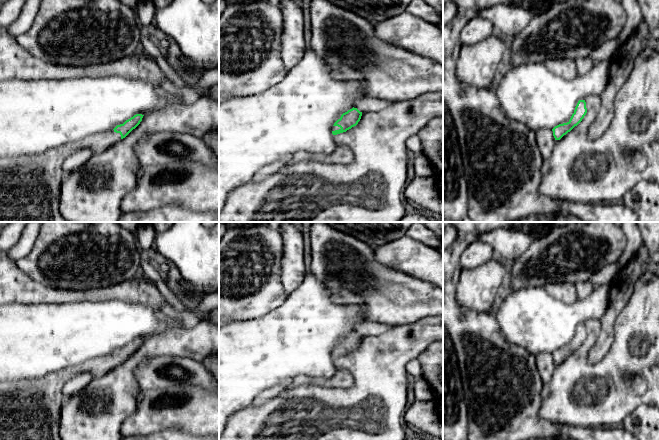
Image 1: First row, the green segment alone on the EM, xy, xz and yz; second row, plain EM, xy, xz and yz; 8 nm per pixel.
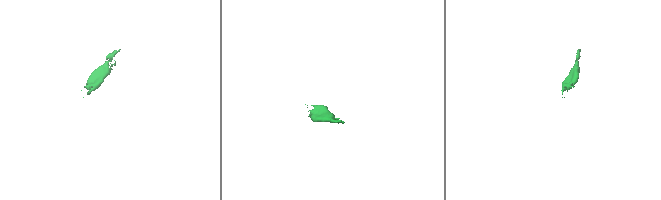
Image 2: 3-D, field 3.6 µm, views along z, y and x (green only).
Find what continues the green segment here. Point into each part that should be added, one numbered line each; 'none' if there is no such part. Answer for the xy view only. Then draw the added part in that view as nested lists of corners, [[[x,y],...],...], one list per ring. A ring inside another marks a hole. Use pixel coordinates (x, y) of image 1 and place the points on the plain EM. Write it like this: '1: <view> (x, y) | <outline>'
1: xy (30, 409) | [[[113,353],[42,378],[0,382],[0,440],[62,440],[60,412],[65,383],[81,372],[99,378],[121,364]]]

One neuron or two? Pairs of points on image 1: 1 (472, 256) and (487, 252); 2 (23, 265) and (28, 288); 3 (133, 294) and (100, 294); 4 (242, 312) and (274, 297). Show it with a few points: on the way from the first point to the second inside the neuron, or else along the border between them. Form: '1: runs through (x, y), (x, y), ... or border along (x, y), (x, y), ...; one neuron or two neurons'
1: runs through (476, 254), (483, 252); one neuron
2: border along (15, 262), (31, 278), (46, 285); two neurons
3: runs through (125, 293), (108, 293); one neuron
4: runs through (250, 304), (260, 297), (266, 297); one neuron

